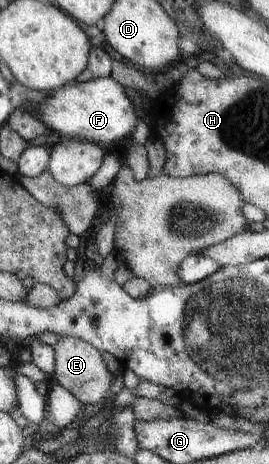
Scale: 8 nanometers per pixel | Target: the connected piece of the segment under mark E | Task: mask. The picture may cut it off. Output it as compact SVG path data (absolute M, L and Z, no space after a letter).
M60 336L52 348L54 349L54 368L50 375L50 382L70 391L83 406L108 399L111 373L107 371L107 365L101 359L98 349L82 339L71 336Z

